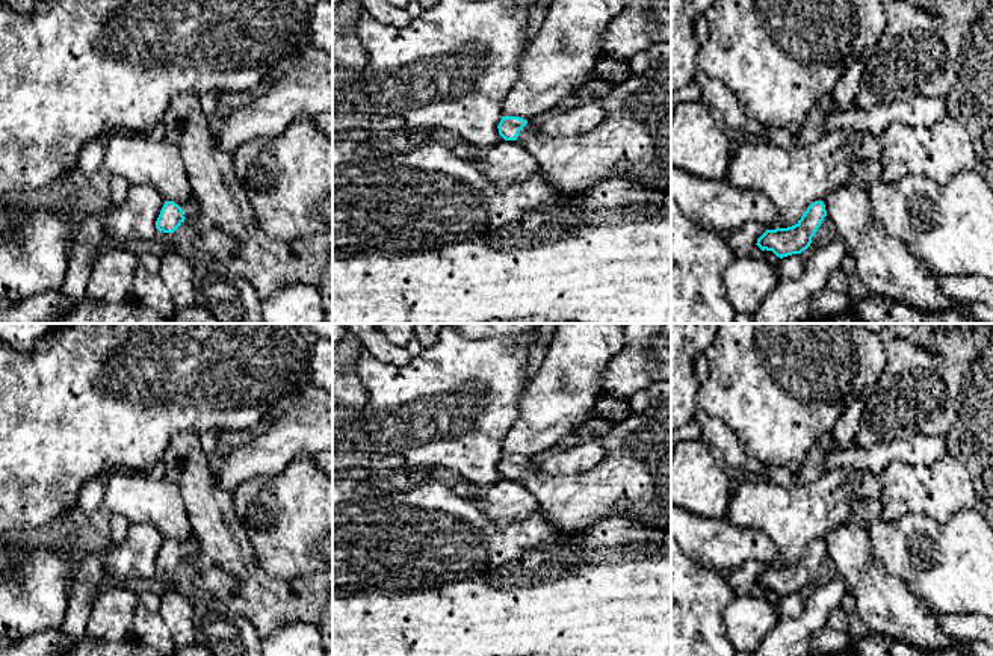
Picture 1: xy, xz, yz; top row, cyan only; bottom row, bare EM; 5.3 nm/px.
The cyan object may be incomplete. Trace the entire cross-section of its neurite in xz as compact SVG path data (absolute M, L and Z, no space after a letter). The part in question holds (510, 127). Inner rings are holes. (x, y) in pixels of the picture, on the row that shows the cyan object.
M671 42L648 51L650 70L615 85L600 100L605 119L574 138L549 138L518 116L502 116L497 128L505 141L517 141L540 163L544 180L564 195L585 193L606 178L623 178L671 193Z

